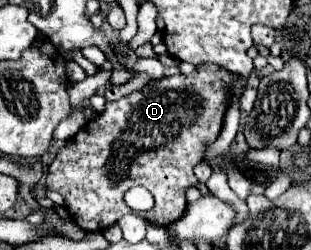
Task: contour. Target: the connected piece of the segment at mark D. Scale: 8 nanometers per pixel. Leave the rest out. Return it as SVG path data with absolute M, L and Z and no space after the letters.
M206 64L198 66L190 76L178 74L160 78L138 92L132 92L116 102L108 102L104 114L98 114L86 122L84 128L72 140L68 140L64 148L60 148L48 168L50 172L46 176L46 186L64 196L72 220L86 232L102 232L116 224L124 214L130 214L132 208L126 206L124 194L132 186L146 186L156 200L156 206L150 212L140 212L140 216L150 224L170 226L186 210L186 190L198 184L192 170L202 162L204 144L212 144L222 130L232 80L234 76L230 72Z

